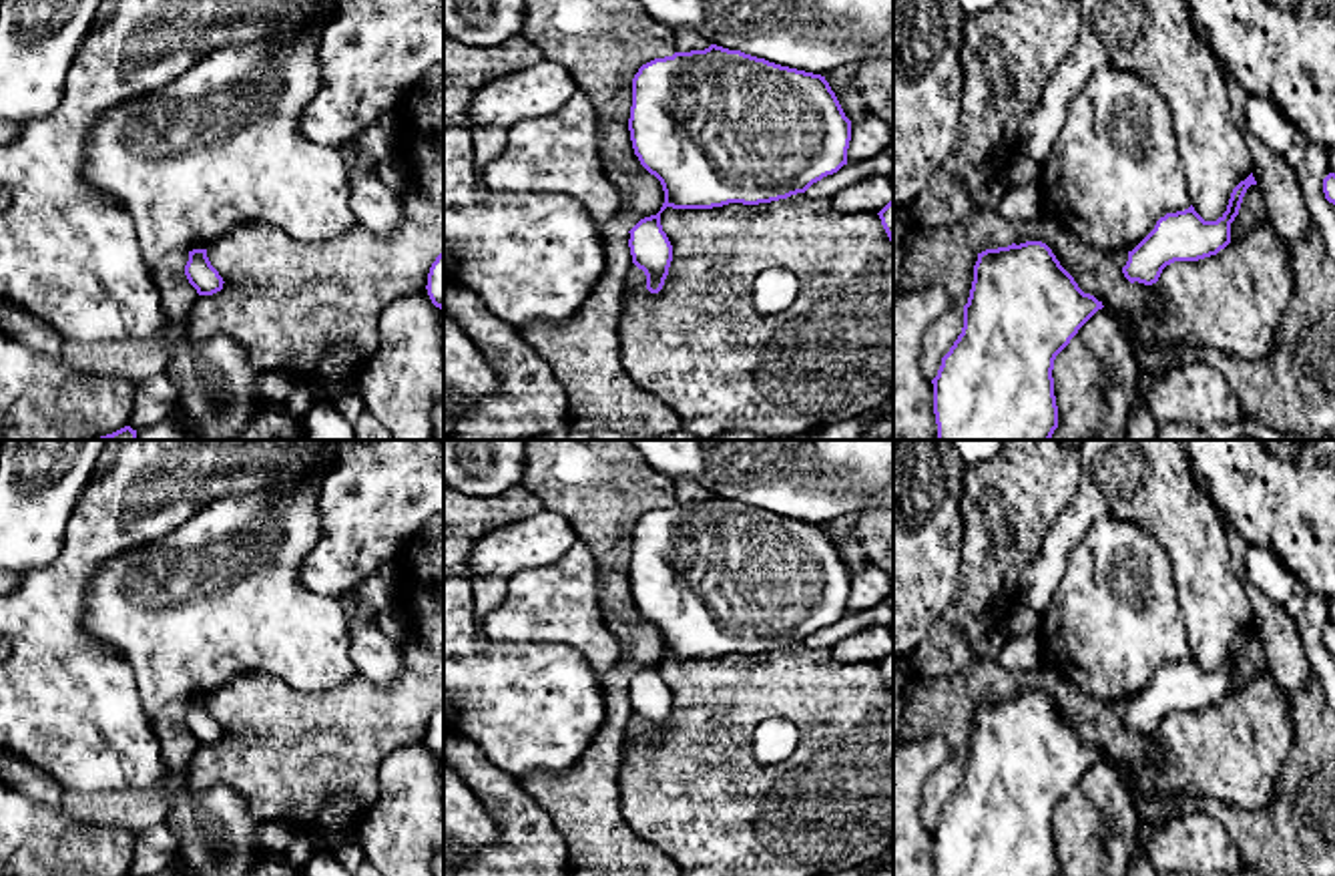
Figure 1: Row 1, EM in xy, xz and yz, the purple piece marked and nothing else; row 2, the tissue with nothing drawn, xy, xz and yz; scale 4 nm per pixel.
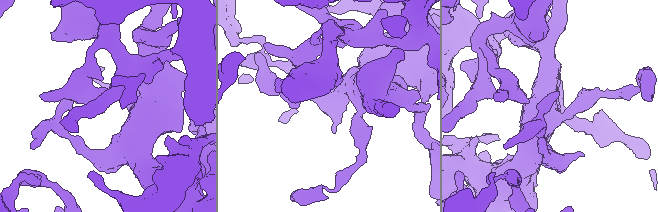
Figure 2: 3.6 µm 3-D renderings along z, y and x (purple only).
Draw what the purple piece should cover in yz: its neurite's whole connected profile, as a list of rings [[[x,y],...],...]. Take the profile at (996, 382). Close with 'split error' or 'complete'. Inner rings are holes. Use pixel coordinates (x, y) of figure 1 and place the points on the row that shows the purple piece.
[[[1042,241],[978,253],[962,334],[931,380],[938,440],[1050,440],[1058,428],[1054,360],[1102,307]]]; complete

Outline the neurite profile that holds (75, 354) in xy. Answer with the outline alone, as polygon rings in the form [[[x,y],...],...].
[[[98,342],[98,344],[62,344],[62,360],[68,368],[92,372],[102,370],[126,376],[130,382],[141,384],[165,372],[167,356],[159,344],[143,342]]]

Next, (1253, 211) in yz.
[[[1251,185],[1243,197],[1239,215],[1231,223],[1231,241],[1243,239],[1257,225],[1271,225],[1271,215],[1261,189]]]

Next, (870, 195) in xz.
[[[883,175],[867,177],[831,199],[841,215],[879,213],[893,199],[893,185]]]

